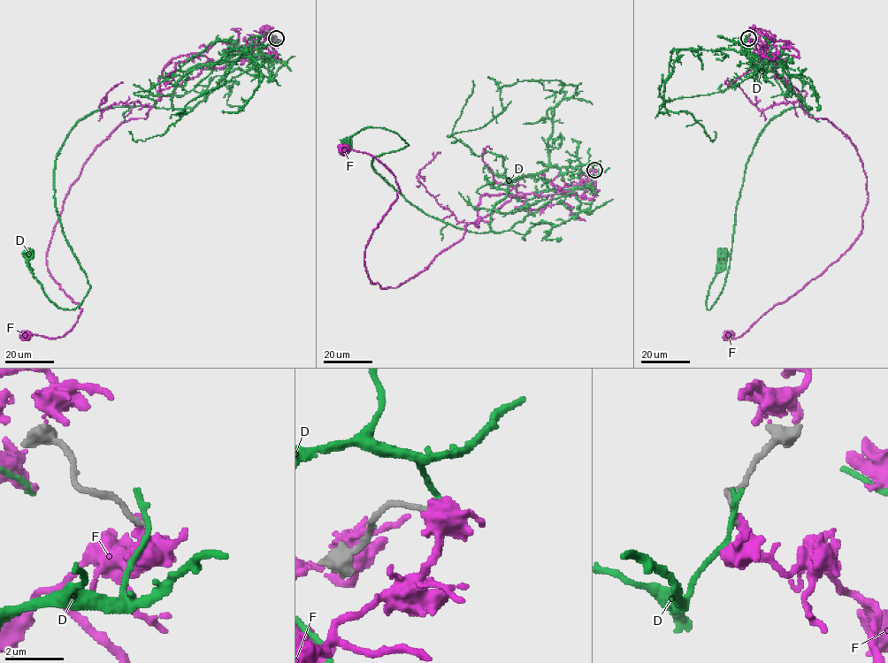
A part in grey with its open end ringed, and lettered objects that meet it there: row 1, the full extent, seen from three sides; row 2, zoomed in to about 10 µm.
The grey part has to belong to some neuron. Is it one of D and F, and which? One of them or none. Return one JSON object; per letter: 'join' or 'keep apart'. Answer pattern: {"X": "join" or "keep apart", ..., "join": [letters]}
{"D": "keep apart", "F": "keep apart", "join": []}

